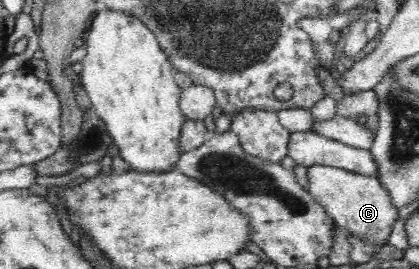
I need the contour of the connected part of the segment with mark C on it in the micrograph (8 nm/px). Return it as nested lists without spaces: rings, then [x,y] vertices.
[[[312,165],[306,174],[307,190],[311,192],[316,202],[326,209],[328,219],[373,249],[381,249],[388,244],[387,240],[397,222],[399,209],[377,175],[361,175],[328,165]]]

